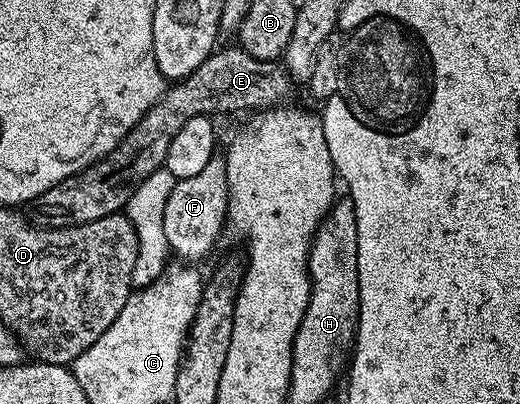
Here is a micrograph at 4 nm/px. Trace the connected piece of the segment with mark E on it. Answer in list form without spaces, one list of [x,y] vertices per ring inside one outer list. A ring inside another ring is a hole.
[[[238,47],[216,48],[195,73],[168,88],[112,153],[61,179],[61,183],[49,187],[49,191],[30,201],[30,216],[48,229],[64,229],[81,223],[93,223],[93,219],[105,219],[105,215],[122,213],[132,204],[135,188],[149,175],[166,166],[169,143],[173,143],[173,135],[177,135],[177,131],[189,119],[215,113],[239,113],[242,109],[267,111],[278,106],[282,102],[279,100],[291,88],[293,82],[282,64],[253,59],[253,55]]]

